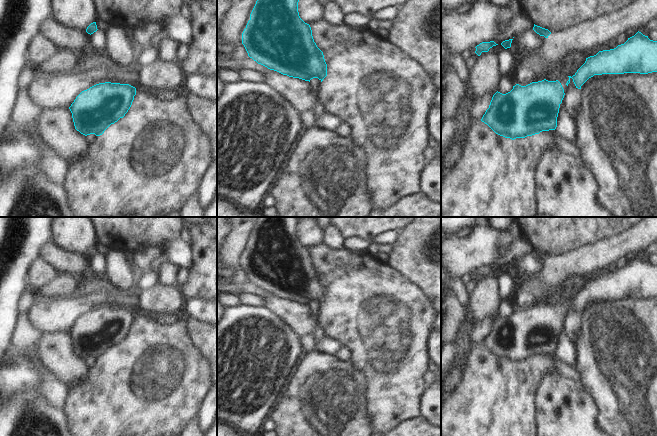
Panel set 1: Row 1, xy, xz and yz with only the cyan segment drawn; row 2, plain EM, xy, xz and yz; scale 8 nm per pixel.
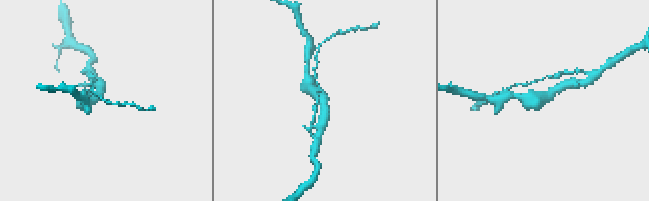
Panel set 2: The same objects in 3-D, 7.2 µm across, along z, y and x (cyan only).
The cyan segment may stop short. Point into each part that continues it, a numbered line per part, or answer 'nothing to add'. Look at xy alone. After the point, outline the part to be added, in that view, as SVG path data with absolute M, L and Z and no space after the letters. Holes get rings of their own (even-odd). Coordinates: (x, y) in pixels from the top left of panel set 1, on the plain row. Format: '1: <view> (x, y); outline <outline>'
nothing to add

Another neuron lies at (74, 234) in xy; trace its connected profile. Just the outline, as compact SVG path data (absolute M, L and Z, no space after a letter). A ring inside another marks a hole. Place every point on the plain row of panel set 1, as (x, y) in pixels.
M57 217L53 227L53 241L68 252L86 255L87 251L99 243L98 229L90 217Z

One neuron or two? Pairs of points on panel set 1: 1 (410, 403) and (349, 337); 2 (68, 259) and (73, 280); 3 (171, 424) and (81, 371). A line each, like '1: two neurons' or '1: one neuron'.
1: one neuron
2: two neurons
3: two neurons

